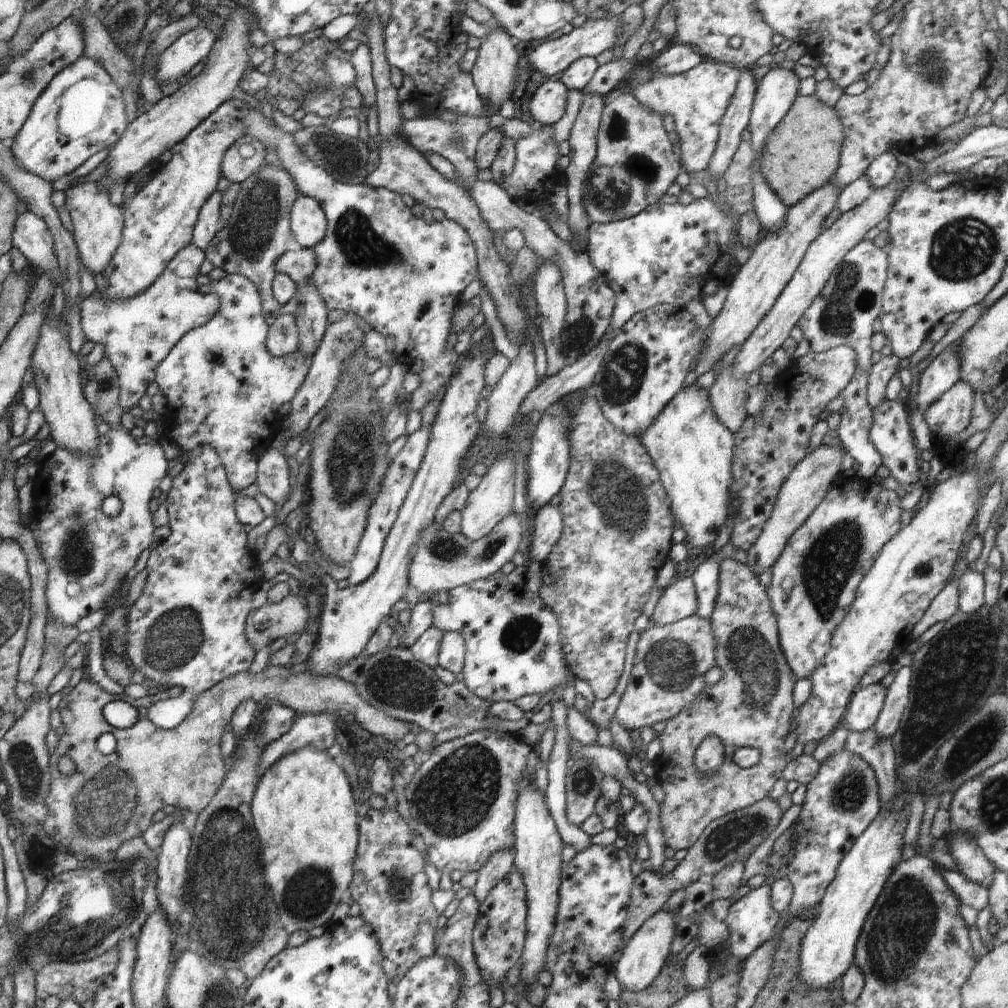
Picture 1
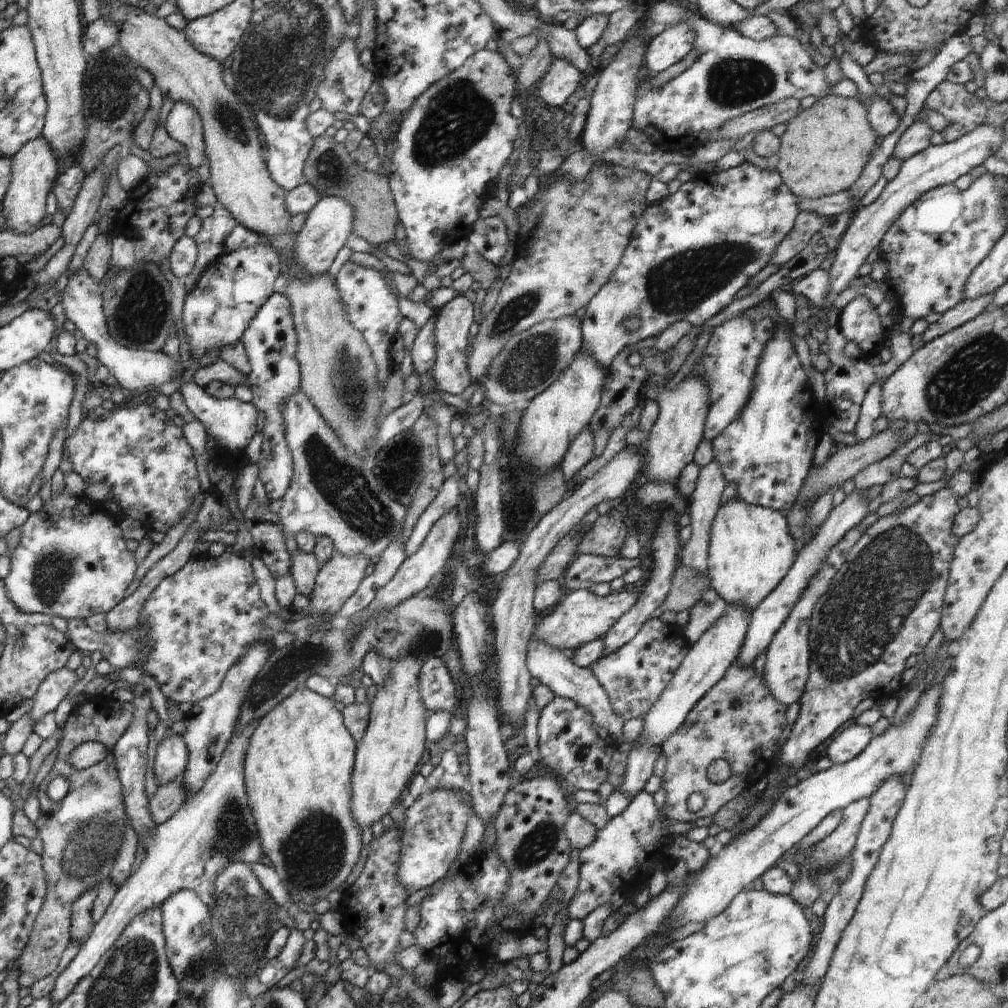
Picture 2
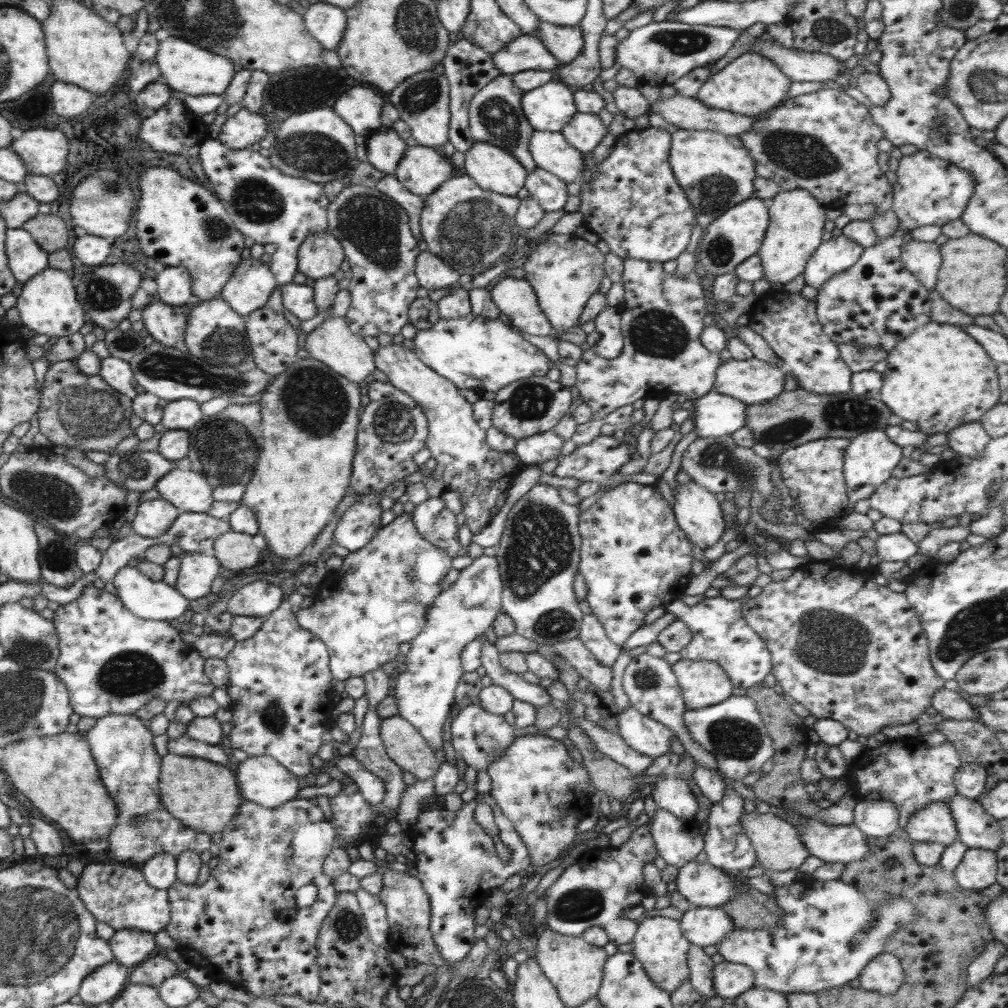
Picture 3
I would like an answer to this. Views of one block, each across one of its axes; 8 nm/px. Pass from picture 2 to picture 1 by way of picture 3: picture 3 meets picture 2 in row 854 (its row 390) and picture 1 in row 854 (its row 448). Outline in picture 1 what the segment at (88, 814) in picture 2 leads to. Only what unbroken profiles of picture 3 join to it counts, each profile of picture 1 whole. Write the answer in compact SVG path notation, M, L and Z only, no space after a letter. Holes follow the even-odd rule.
M267 666L257 674L244 671L229 676L197 696L190 714L175 729L161 729L148 718L148 709L156 701L177 697L180 693L183 693L182 688L168 687L155 695L148 694L144 698L133 699L126 694L113 695L104 691L91 677L85 675L68 695L62 697L59 709L65 730L64 734L59 737L58 746L49 756L51 785L46 799L47 817L42 828L43 833L56 838L59 850L67 853L75 852L80 859L96 858L98 859L96 868L98 868L116 858L116 850L120 844L135 836L140 836L151 825L152 815L157 810L167 807L186 809L198 816L210 804L224 782L229 760L222 757L220 738L224 734L224 726L231 721L236 707L246 699L253 698L259 707L264 706L266 702L279 702L290 707L297 716L324 713L342 716L355 714L355 722L358 722L364 730L396 742L410 732L411 724L395 719L379 708L374 708L359 695L352 684L348 684L335 674L311 673L303 666L289 666L288 668ZM113 700L124 701L133 706L139 714L138 722L127 729L117 729L108 724L103 717L103 708L106 703ZM105 732L114 734L117 740L116 749L109 755L102 755L96 749L96 740ZM62 756L68 756L74 762L76 772L66 775L58 769L58 761Z

